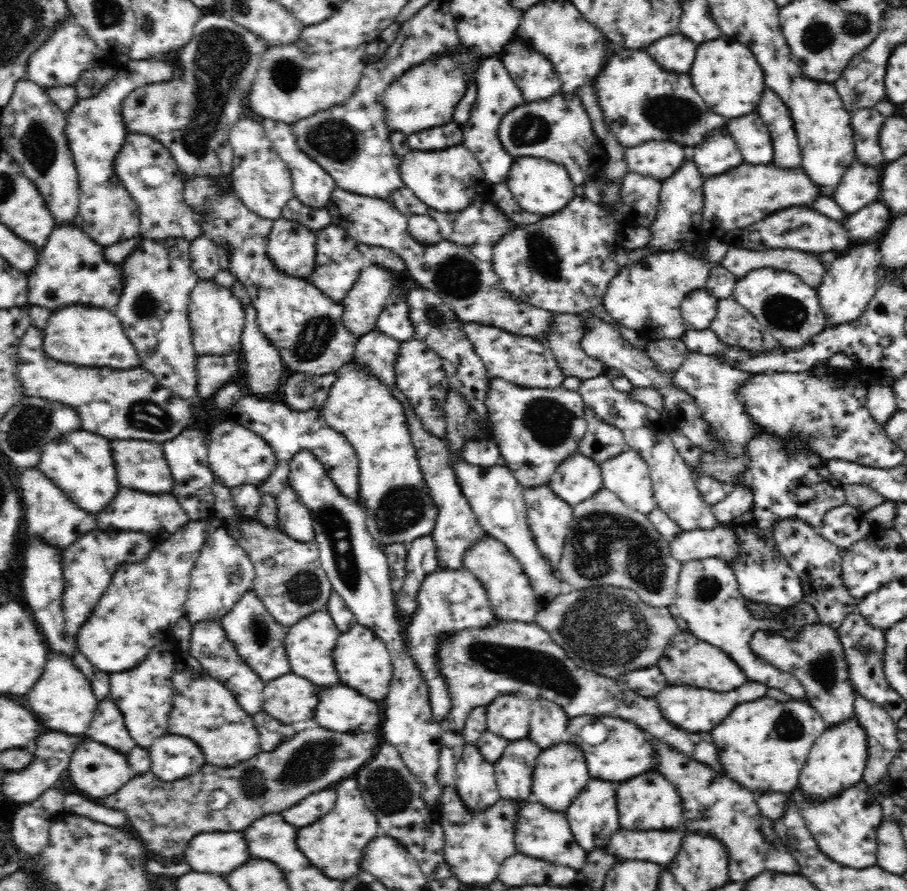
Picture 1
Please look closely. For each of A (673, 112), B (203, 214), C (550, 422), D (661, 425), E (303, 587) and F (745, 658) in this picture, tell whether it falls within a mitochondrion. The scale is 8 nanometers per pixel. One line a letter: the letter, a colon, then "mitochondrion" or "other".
A: mitochondrion
B: other
C: mitochondrion
D: other
E: mitochondrion
F: other

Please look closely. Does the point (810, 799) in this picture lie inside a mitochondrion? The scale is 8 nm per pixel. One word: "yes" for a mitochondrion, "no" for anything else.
no

